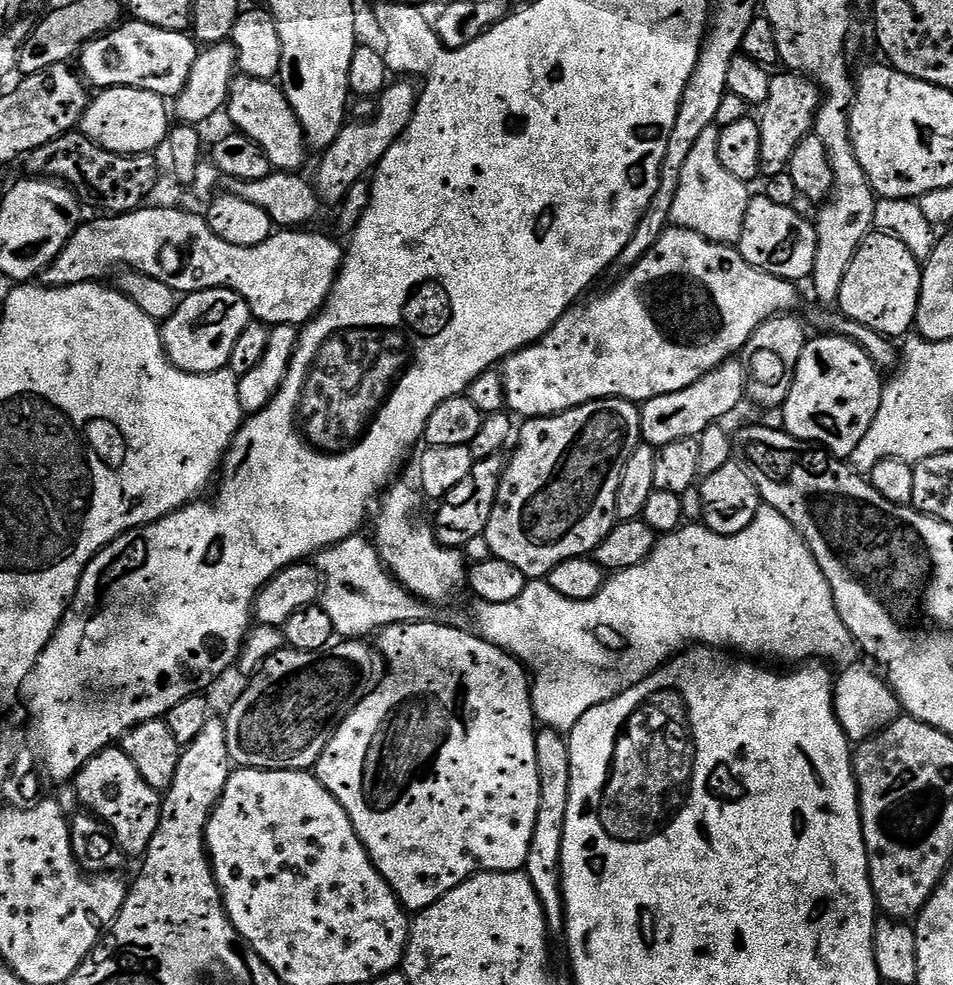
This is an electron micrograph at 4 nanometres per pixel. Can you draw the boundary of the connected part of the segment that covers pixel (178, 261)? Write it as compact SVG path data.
M141 206L132 212L104 214L101 220L81 223L72 233L72 237L62 246L58 258L42 273L42 280L49 288L69 288L75 284L100 282L105 278L108 268L117 266L134 268L137 272L150 274L158 282L166 282L177 294L201 292L211 288L229 288L238 293L250 306L253 317L263 324L295 324L303 326L320 313L328 303L328 296L336 284L336 277L344 265L345 249L336 240L323 236L320 232L308 230L276 230L266 242L258 246L234 246L234 242L225 242L210 230L203 215L183 212L180 208L148 208Z

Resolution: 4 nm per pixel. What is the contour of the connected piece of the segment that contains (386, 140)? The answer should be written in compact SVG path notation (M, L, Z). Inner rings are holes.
M392 82L380 93L374 118L345 123L338 138L334 138L334 142L330 142L330 146L323 149L321 156L324 157L320 160L320 173L317 174L316 180L314 179L314 187L320 193L320 199L325 205L343 204L354 185L375 169L386 154L386 150L394 146L394 142L411 122L417 99L418 92L415 87L412 89L408 84Z

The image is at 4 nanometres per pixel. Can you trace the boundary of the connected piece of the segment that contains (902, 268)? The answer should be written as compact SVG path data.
M873 230L862 246L858 246L854 262L846 269L846 278L842 278L838 312L883 336L904 338L913 331L916 322L921 286L921 261L916 260L898 238L888 232Z

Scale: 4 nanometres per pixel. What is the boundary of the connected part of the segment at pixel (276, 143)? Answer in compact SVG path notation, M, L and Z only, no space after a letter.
M241 75L232 81L232 92L228 96L226 116L232 119L233 129L248 136L270 158L273 169L281 172L296 172L304 164L310 153L309 145L304 139L304 131L284 96L284 89L271 80L255 80Z

